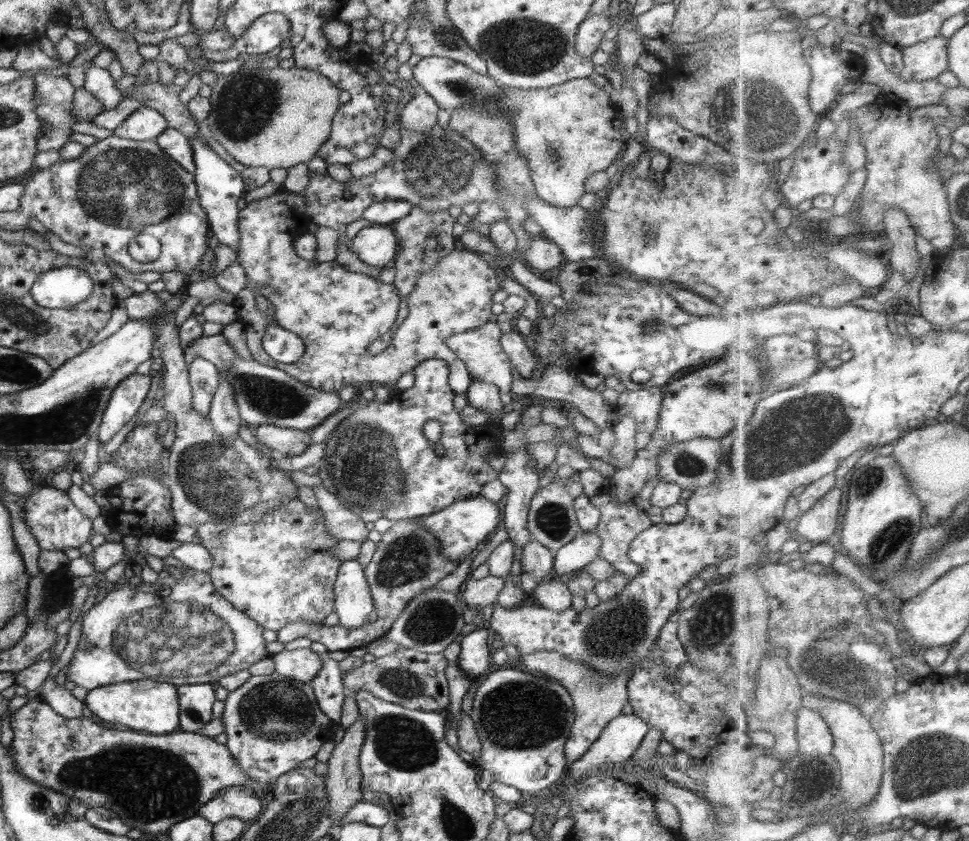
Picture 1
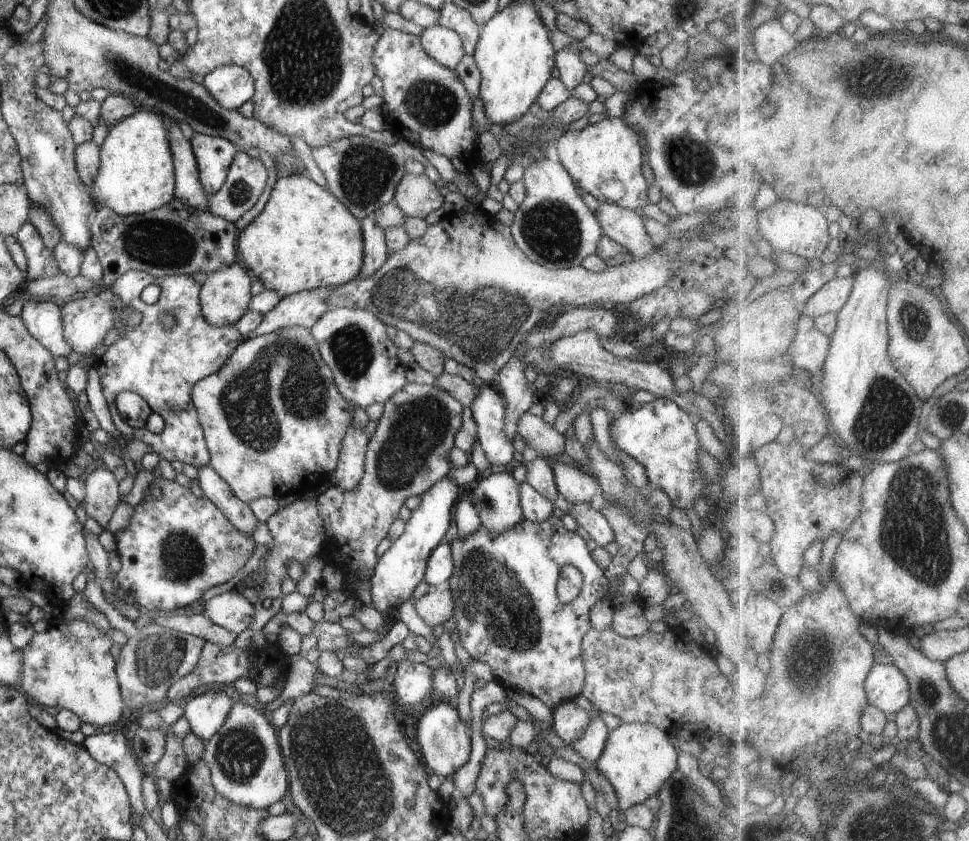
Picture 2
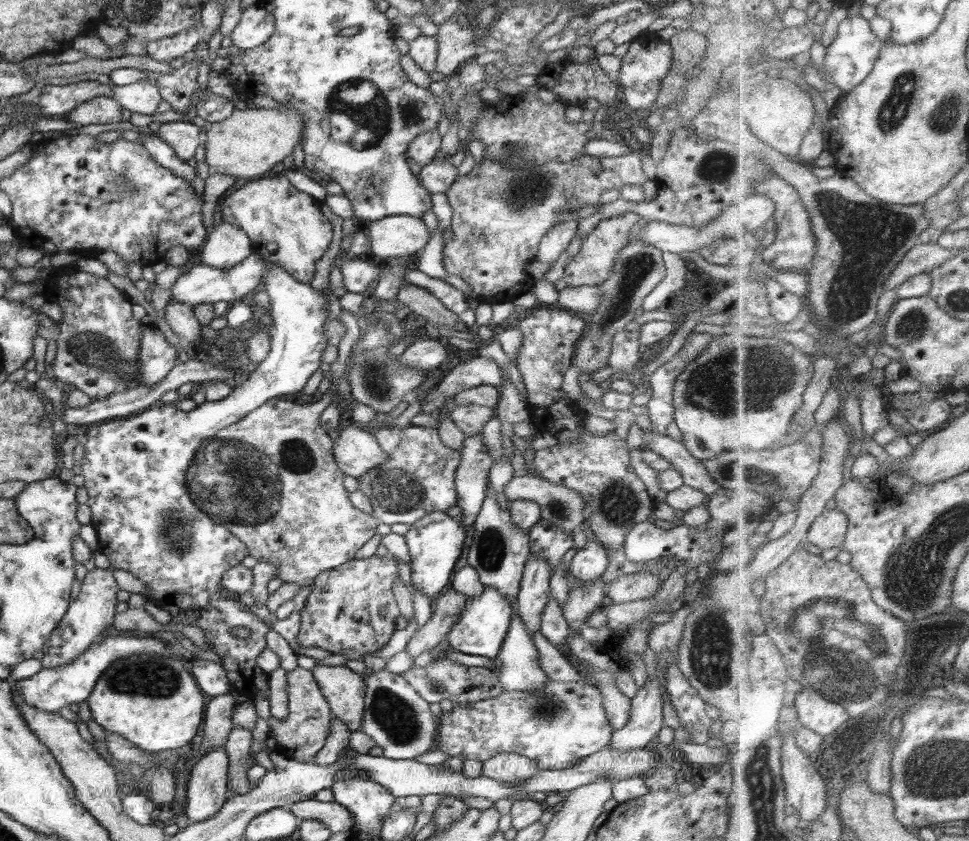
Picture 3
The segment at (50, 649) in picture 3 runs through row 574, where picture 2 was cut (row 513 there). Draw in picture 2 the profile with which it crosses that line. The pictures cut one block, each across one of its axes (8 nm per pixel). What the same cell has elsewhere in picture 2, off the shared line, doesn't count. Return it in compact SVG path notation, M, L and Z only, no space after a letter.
M94 467L85 480L85 493L80 502L90 519L94 519L102 528L107 528L115 508L120 501L119 482L104 468Z

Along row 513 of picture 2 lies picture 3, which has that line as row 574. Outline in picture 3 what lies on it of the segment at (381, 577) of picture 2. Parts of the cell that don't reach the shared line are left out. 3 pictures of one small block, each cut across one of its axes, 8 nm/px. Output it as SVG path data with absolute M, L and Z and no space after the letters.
M437 511L428 514L420 521L410 526L410 530L404 535L410 557L412 569L411 584L413 591L418 591L434 597L442 593L442 588L450 584L450 576L456 568L456 562L462 554L464 542L466 542L467 530L461 524L461 520L451 518L446 511Z

